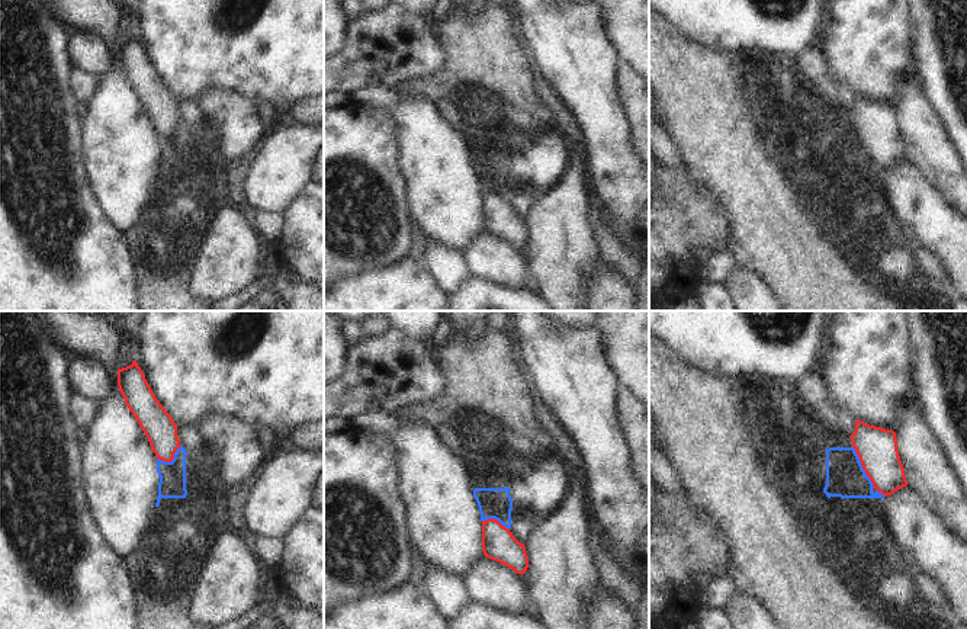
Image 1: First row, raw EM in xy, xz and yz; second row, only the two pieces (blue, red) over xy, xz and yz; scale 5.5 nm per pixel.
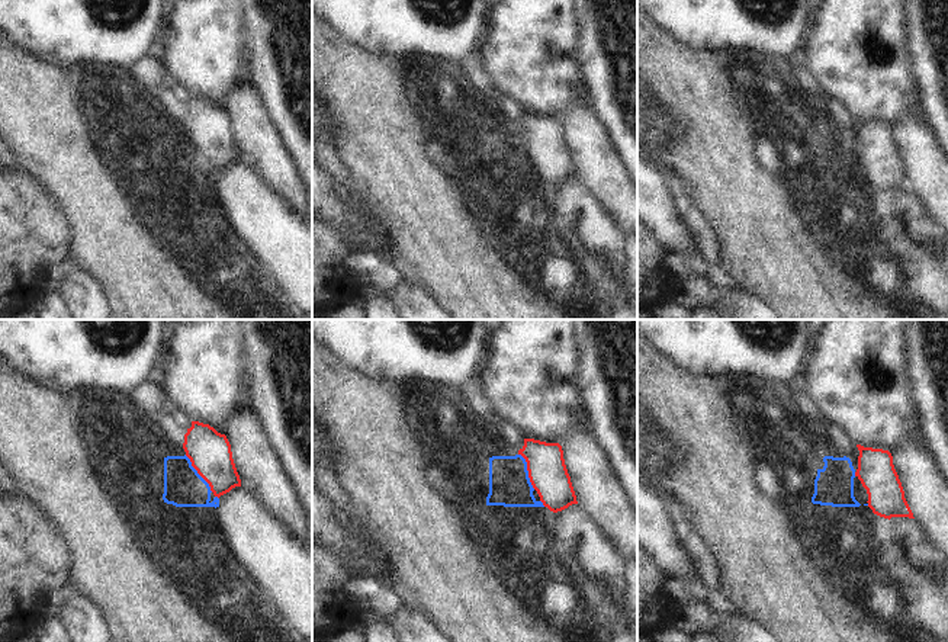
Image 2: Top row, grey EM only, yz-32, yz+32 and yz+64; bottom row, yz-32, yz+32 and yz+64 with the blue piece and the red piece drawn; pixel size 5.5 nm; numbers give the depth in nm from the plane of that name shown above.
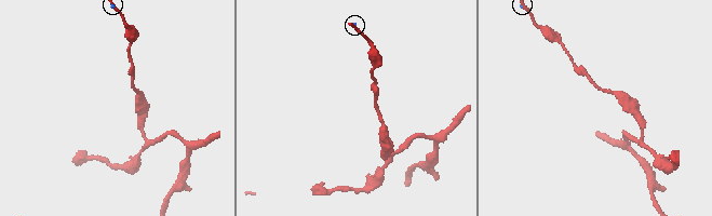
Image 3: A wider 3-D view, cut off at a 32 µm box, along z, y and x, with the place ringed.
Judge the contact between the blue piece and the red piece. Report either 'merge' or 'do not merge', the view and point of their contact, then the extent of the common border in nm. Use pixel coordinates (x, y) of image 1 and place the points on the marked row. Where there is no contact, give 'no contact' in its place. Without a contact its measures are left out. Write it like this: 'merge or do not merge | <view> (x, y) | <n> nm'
do not merge | yz (861, 467) | 260 nm

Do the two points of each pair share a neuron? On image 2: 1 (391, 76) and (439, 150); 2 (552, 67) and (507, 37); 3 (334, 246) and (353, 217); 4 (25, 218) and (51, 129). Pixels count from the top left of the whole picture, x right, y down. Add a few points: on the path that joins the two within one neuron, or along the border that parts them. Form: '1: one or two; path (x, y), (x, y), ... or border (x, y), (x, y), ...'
1: one; path (391, 95), (391, 102), (420, 131)
2: one; path (540, 63), (519, 41)
3: one; path (346, 246), (352, 246), (359, 238), (359, 228)
4: two; border (19, 166), (52, 196), (58, 206)

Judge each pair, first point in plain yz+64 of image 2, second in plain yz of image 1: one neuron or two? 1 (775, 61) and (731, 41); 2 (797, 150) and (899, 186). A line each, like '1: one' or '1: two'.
1: two
2: two

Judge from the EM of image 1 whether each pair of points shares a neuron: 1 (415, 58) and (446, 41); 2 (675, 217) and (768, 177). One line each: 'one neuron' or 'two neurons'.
1: two neurons
2: two neurons

